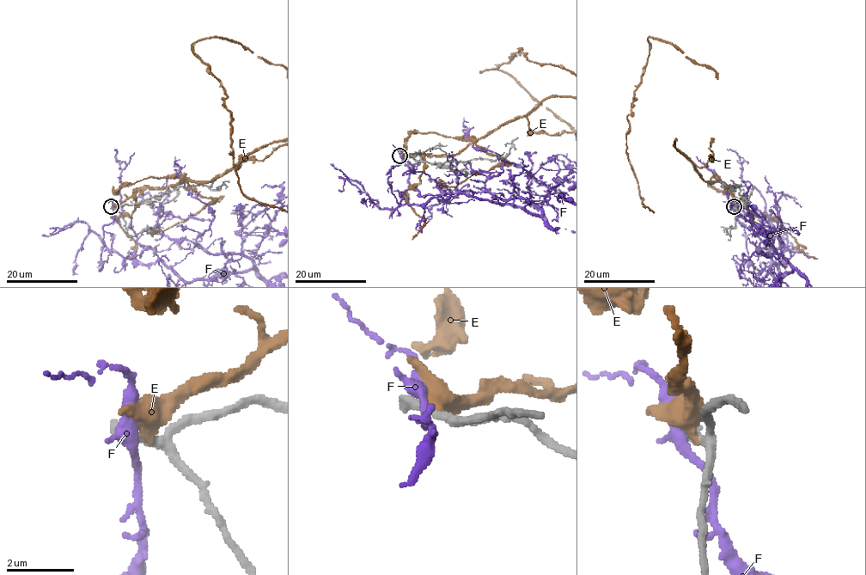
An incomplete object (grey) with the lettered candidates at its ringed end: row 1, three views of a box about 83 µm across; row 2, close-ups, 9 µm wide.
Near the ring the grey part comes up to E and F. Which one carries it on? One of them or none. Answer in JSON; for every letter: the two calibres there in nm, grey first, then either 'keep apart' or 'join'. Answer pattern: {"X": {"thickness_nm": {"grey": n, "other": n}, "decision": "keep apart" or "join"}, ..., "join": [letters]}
{"E": {"thickness_nm": {"grey": 300, "other": 500}, "decision": "keep apart"}, "F": {"thickness_nm": {"grey": 360, "other": 400}, "decision": "keep apart"}, "join": []}

